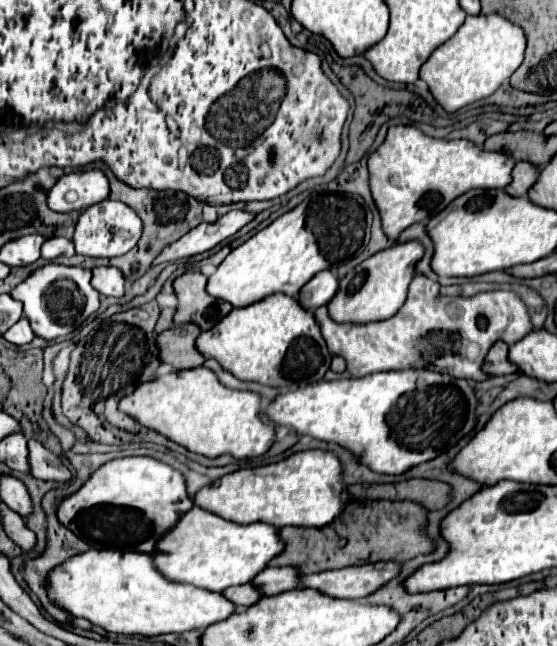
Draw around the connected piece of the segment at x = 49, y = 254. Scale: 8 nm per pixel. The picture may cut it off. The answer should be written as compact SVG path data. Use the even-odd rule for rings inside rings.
M67 238L45 240L43 248L41 248L41 258L45 258L45 260L55 260L57 256L73 256L73 254L75 254L73 244Z

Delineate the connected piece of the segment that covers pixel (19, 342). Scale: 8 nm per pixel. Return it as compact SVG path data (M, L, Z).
M23 316L19 322L15 322L15 324L3 334L3 338L5 338L7 342L15 344L15 346L23 346L23 344L29 344L29 342L35 338L35 334L33 334L33 330L31 330L31 326L29 326L29 320Z

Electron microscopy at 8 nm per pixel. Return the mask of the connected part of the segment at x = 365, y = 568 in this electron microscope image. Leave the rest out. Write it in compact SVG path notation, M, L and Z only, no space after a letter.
M377 562L349 566L341 570L323 570L303 576L303 588L315 588L335 598L365 598L379 586L399 574L399 564Z

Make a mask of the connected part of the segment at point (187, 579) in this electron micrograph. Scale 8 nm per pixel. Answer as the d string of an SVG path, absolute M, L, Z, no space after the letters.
M199 506L185 512L179 524L159 540L159 548L153 552L155 568L169 576L171 582L193 584L209 592L223 592L229 586L251 582L271 558L283 550L277 528L271 524L235 524L227 522Z

